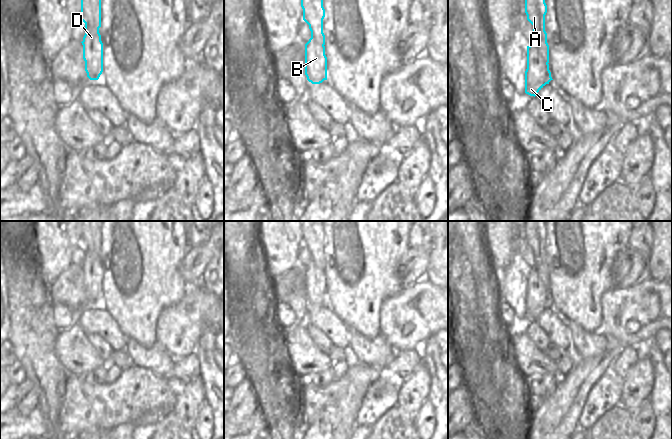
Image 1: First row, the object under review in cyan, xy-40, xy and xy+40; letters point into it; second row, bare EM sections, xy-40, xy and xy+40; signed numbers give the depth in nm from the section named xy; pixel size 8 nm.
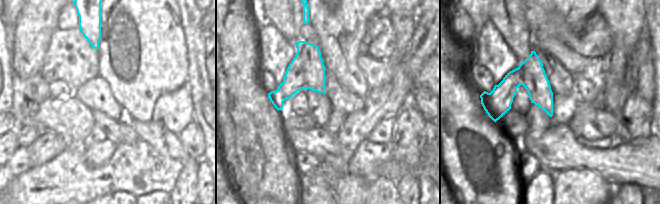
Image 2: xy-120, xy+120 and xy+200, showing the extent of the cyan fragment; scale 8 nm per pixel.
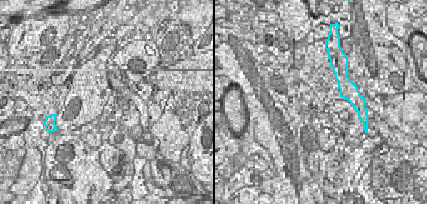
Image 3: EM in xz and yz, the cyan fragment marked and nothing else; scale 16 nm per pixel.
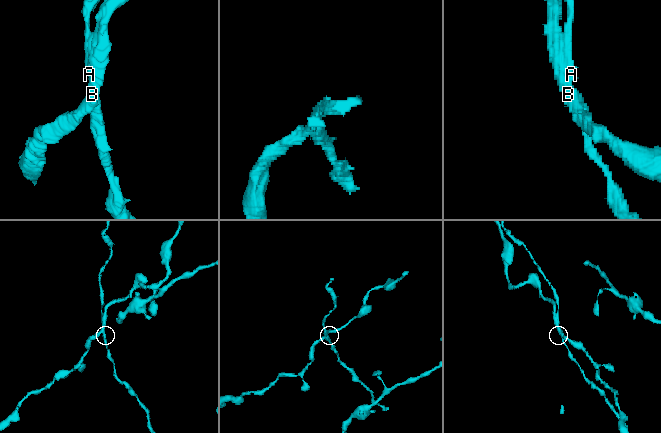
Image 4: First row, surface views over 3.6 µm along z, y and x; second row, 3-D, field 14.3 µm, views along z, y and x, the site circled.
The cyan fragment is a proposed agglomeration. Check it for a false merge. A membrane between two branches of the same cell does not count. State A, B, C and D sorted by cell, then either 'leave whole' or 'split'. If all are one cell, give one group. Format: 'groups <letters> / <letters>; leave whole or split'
groups A / B C D; split

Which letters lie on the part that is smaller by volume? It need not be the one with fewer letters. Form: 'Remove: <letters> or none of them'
Remove: A

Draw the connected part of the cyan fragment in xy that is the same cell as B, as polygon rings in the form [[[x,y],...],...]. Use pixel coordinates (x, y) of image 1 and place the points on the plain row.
[[[312,260],[305,268],[305,299],[312,308],[327,304],[325,270],[316,266]]]

